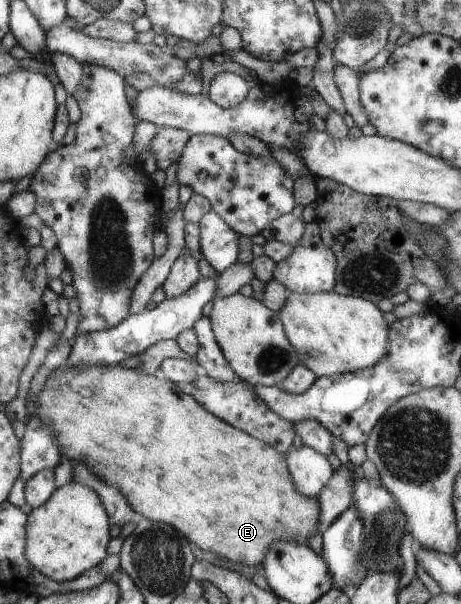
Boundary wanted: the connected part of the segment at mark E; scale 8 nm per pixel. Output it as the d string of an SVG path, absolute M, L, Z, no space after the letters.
M68 359L64 365L58 365L50 375L46 377L46 383L42 391L38 393L38 409L31 415L44 419L44 423L50 423L54 427L54 433L58 437L58 445L62 449L63 457L76 463L84 463L92 473L102 477L104 481L116 485L130 501L134 511L140 513L155 522L165 523L174 527L190 544L198 546L200 549L209 550L220 556L226 557L229 561L243 565L262 566L266 561L267 551L270 550L273 542L280 539L295 540L300 544L308 544L308 538L316 530L320 529L320 503L317 498L304 496L295 487L291 479L290 471L287 467L286 456L282 456L274 447L255 439L245 433L235 429L232 425L225 423L222 419L215 417L212 413L204 410L199 405L187 389L172 383L170 380L161 377L158 373L146 373L136 371L136 368L126 369L122 365L96 365L96 367L70 367Z

